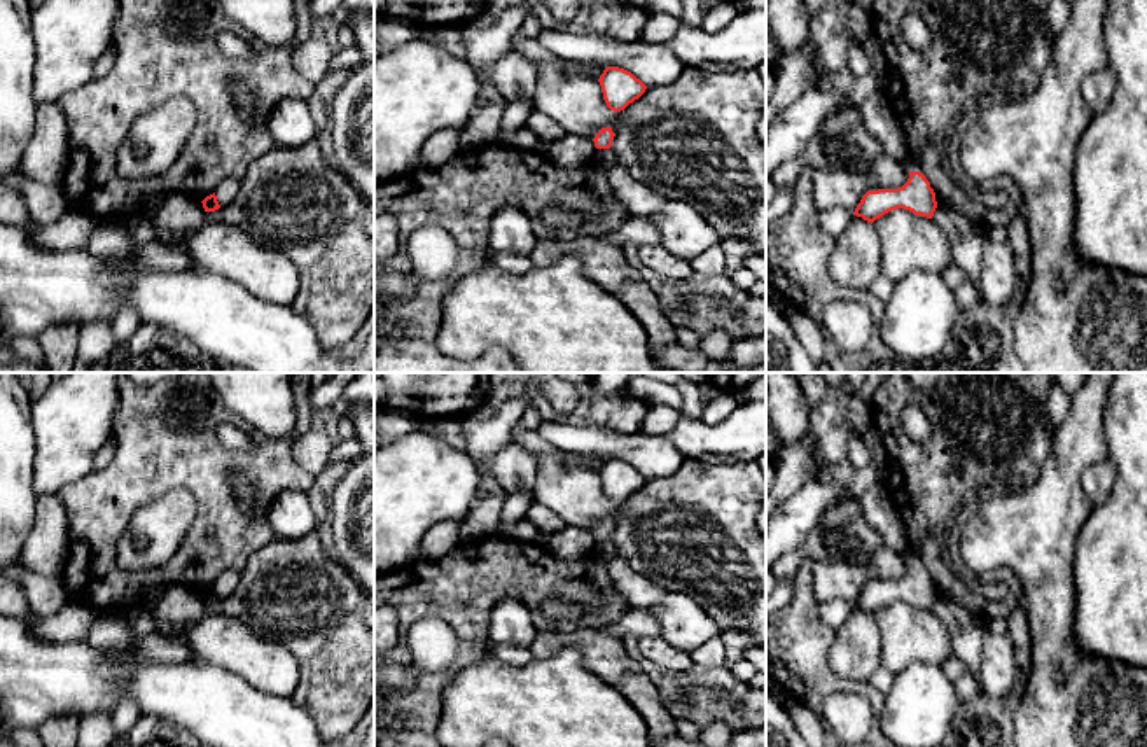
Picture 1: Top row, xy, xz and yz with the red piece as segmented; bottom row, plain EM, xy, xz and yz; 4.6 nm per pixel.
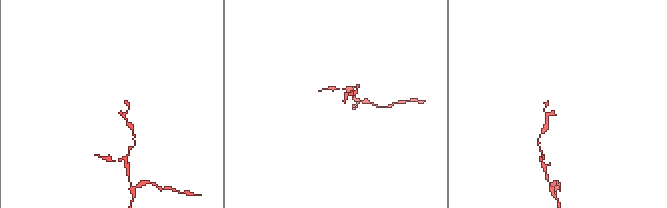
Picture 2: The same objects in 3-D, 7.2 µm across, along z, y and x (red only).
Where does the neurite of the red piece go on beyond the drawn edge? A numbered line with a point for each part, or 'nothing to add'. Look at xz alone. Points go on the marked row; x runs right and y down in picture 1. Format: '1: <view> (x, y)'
nothing to add

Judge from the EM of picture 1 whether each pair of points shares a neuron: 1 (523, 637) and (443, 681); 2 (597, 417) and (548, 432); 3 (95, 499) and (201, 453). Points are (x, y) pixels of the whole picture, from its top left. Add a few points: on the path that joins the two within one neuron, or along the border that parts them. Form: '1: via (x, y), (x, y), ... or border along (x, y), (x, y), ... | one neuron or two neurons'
1: border along (497, 602), (490, 613), (490, 642) | two neurons
2: border along (541, 422), (605, 425), (612, 431) | two neurons
3: via (121, 490), (158, 453), (175, 453) | one neuron

